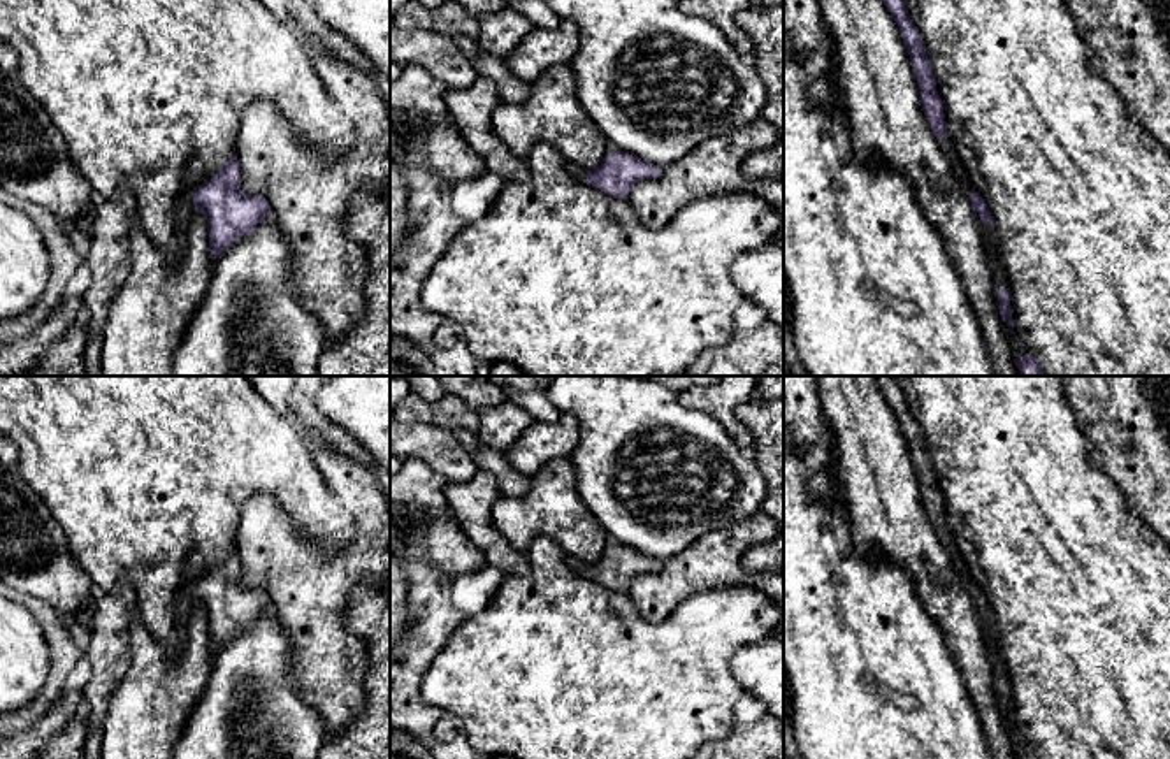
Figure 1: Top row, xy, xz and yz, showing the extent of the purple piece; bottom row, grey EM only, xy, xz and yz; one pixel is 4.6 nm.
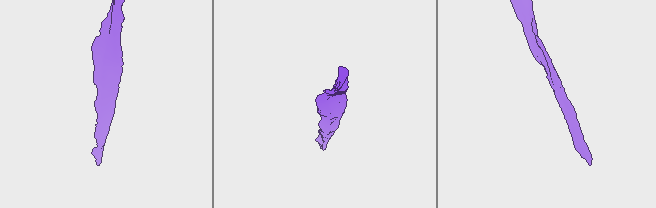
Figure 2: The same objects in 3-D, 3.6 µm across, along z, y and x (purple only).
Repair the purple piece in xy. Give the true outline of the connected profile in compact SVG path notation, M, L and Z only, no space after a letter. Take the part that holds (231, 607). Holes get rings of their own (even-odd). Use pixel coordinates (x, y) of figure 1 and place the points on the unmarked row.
M234 546L216 569L202 580L186 583L177 590L176 655L184 647L190 617L197 604L206 608L211 652L214 654L239 631L251 627L269 608L269 599L264 589L246 589L241 583L241 560L237 546Z

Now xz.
M610 545L594 564L571 553L567 553L566 562L574 573L604 585L613 592L627 592L636 576L655 573L662 566L662 560L624 545Z

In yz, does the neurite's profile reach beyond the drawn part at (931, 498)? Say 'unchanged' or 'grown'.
grown

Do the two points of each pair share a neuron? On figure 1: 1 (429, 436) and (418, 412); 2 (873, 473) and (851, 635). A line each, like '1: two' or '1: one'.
1: two
2: two

